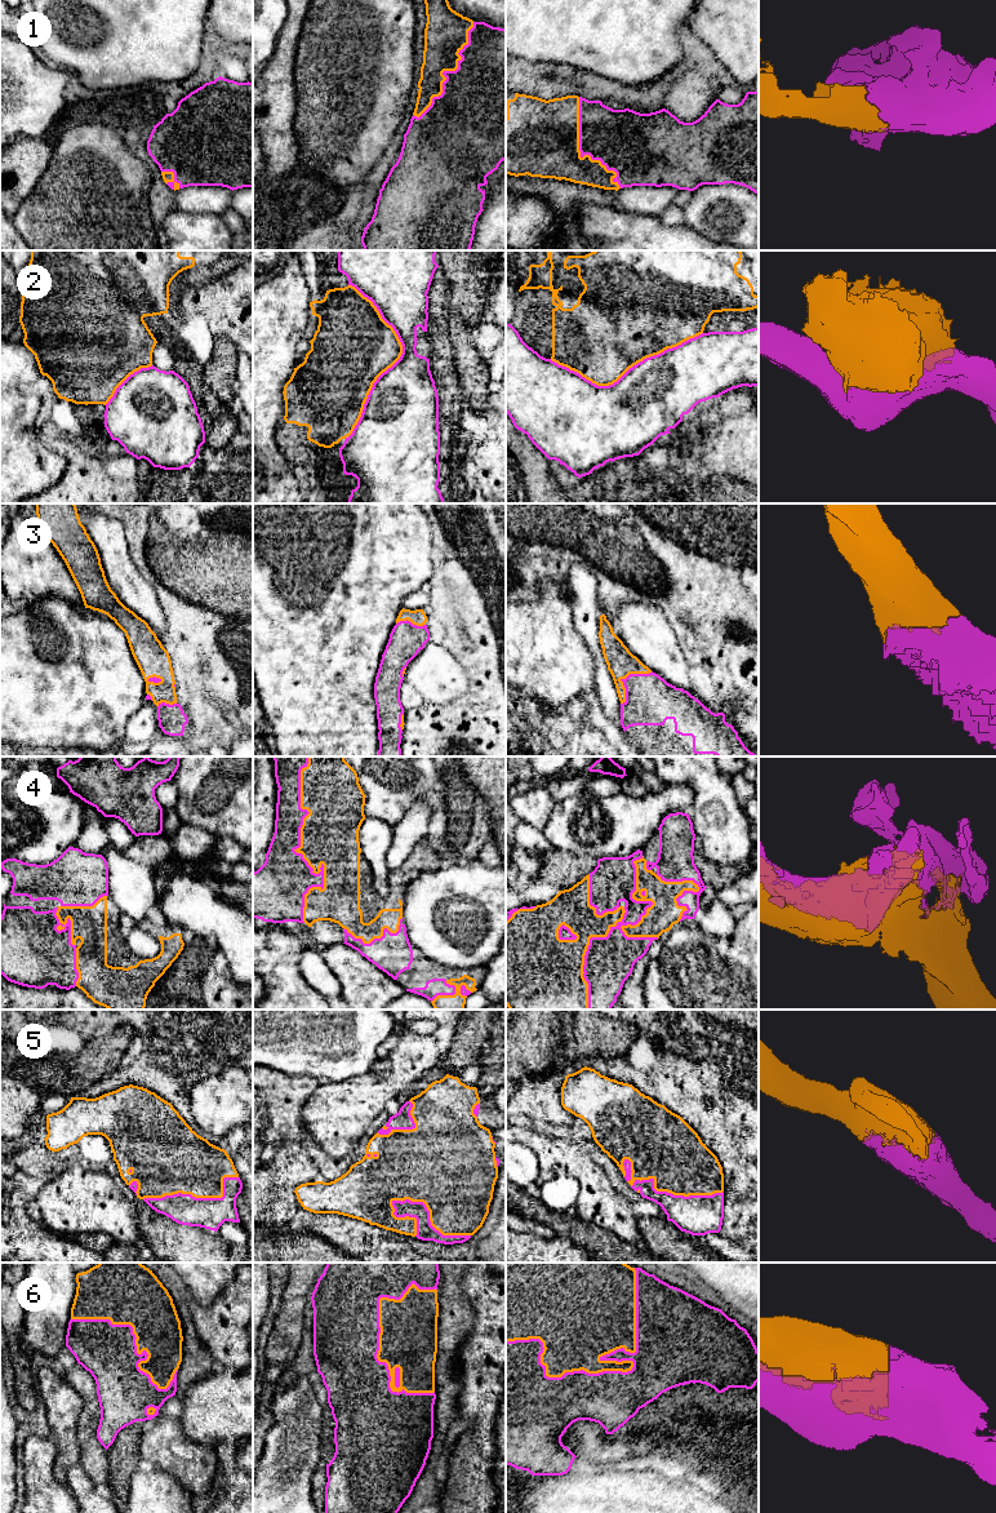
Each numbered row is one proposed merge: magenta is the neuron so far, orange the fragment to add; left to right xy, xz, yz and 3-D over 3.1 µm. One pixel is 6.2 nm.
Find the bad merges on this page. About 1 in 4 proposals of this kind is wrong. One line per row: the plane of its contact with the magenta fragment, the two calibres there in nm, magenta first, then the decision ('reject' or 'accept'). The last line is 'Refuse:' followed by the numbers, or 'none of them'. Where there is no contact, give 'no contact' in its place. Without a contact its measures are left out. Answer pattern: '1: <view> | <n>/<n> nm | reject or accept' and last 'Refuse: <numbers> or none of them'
1: xz | 440/280 nm | accept
2: xz | 420/440 nm | reject
3: yz | 300/180 nm | accept
4: xz | 320/360 nm | accept
5: xz | 110/440 nm | accept
6: yz | 420/220 nm | accept
Refuse: 2

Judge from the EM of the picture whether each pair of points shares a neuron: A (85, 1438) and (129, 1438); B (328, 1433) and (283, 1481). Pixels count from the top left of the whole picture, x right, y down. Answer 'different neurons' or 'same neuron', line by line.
A: different neurons
B: different neurons

